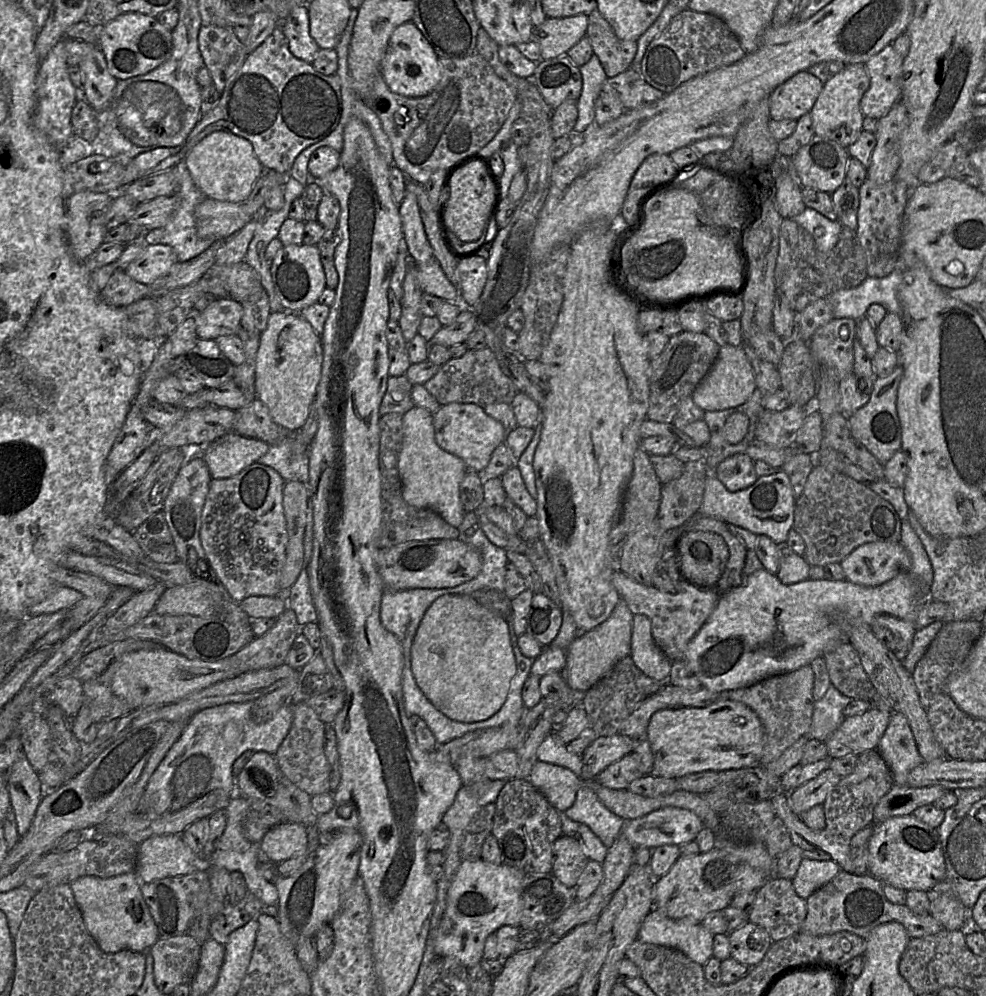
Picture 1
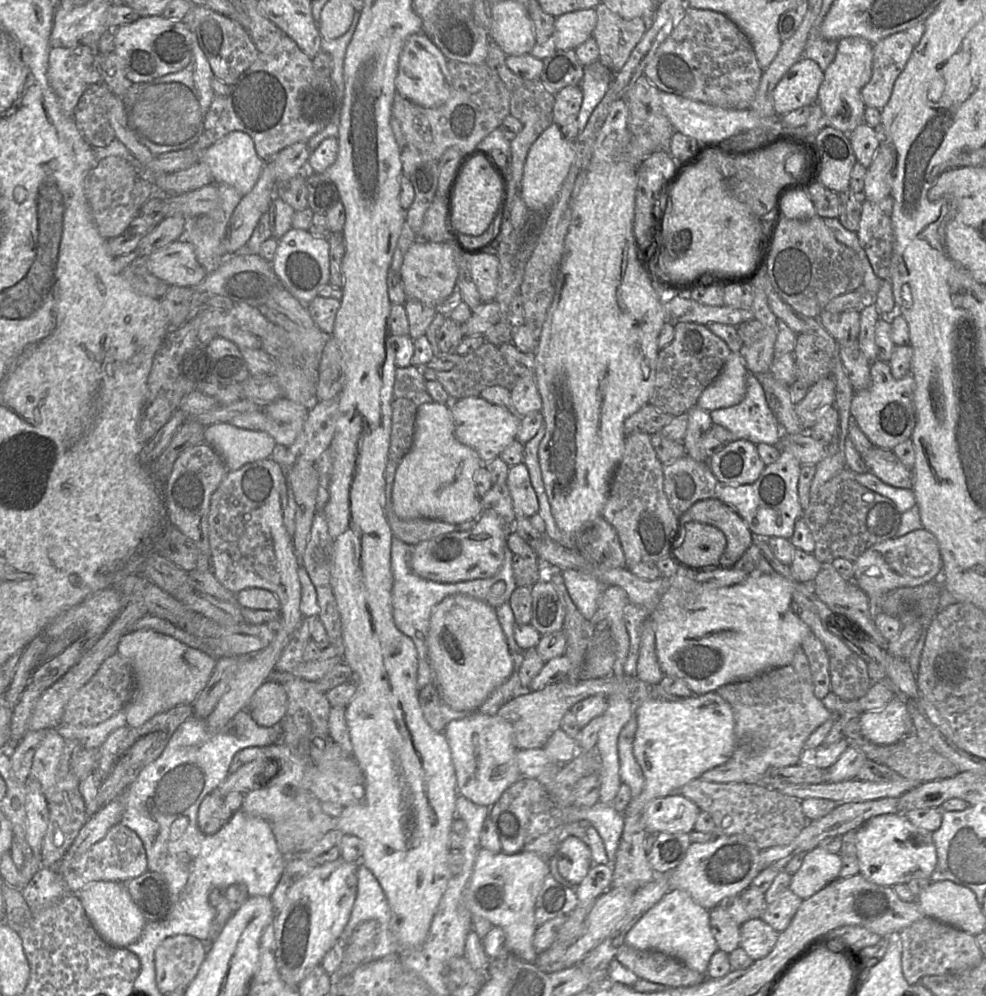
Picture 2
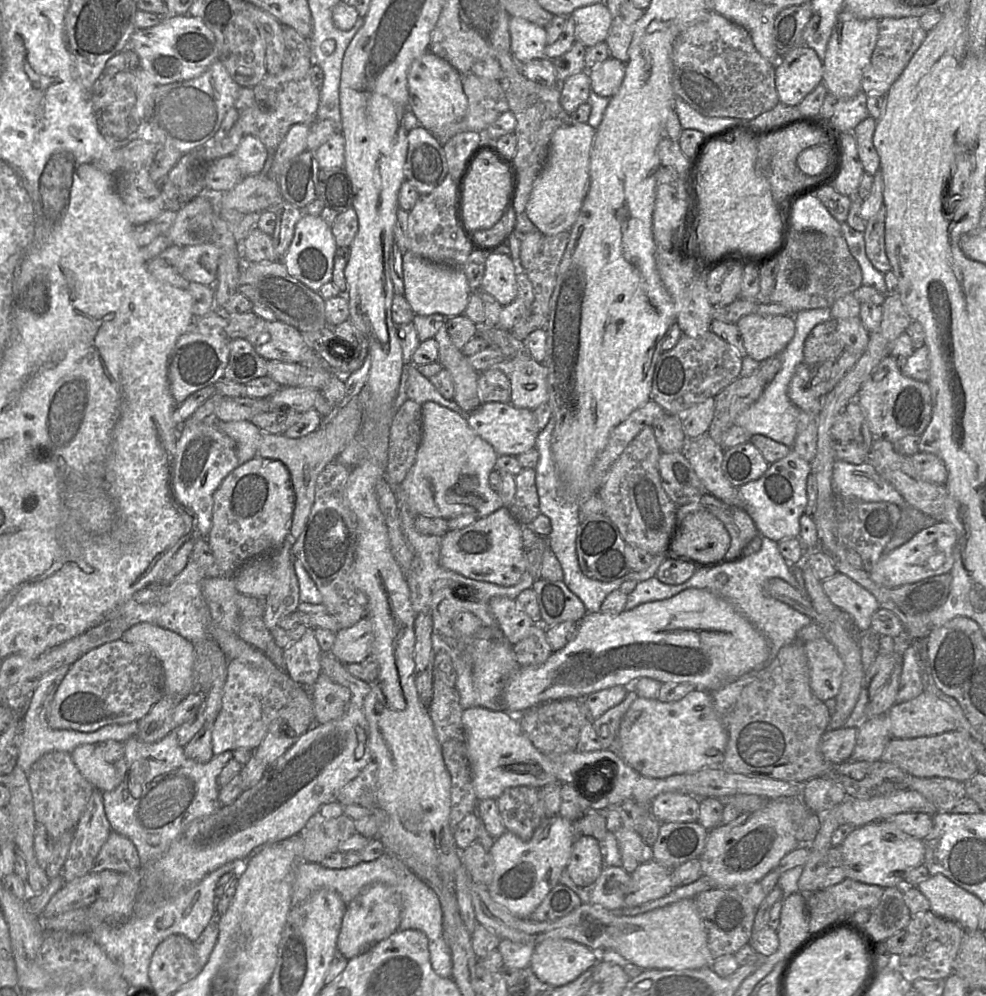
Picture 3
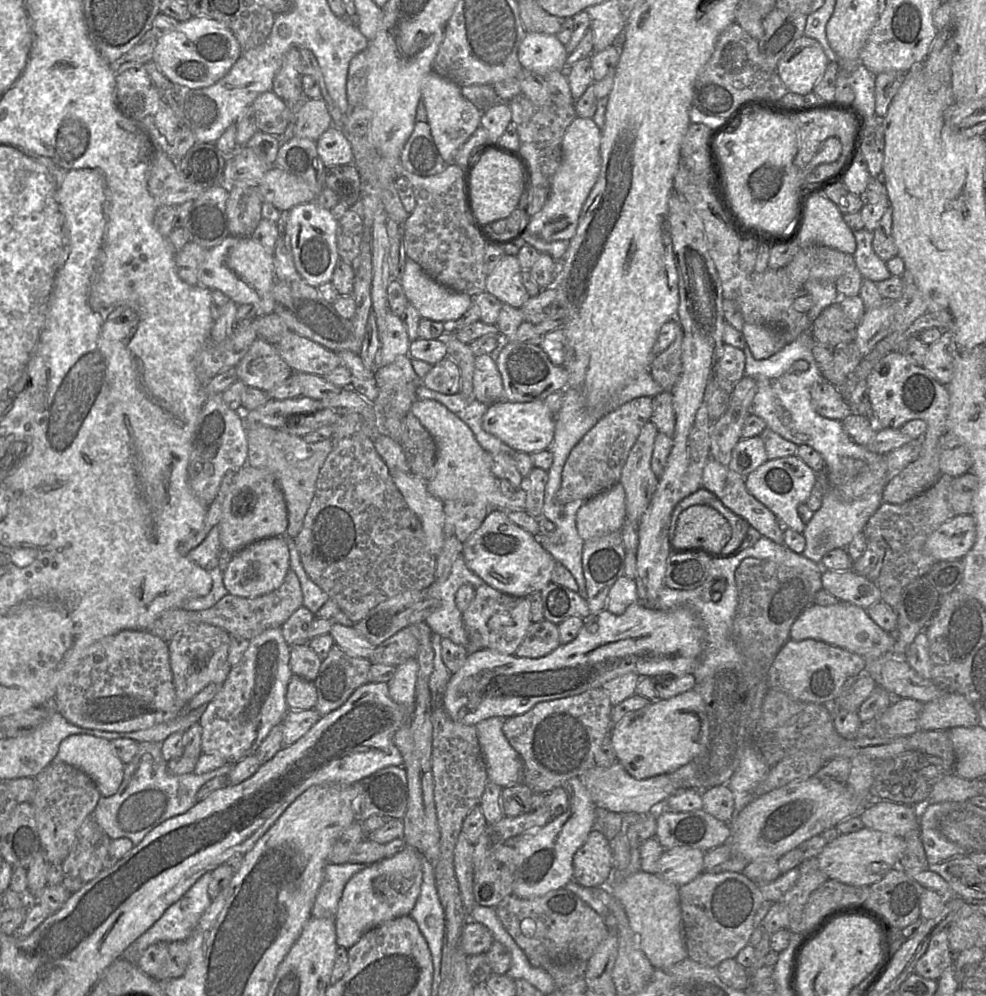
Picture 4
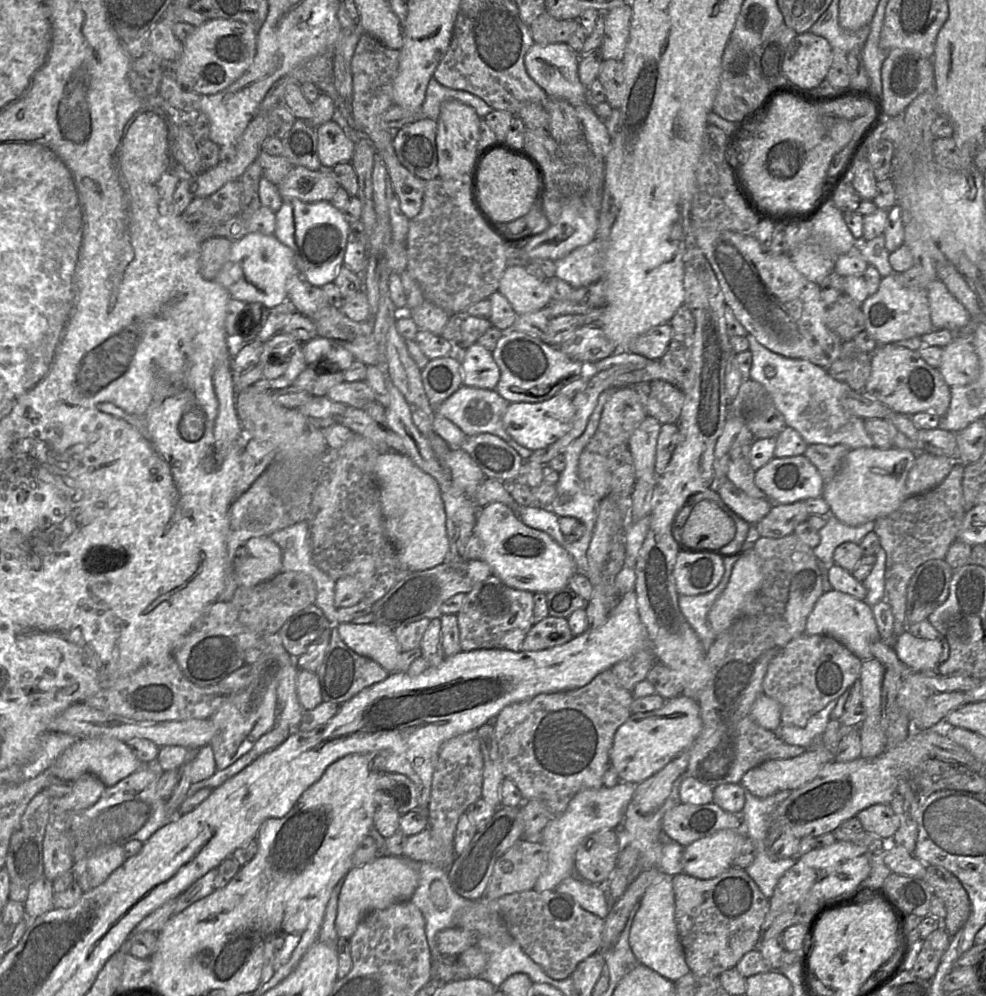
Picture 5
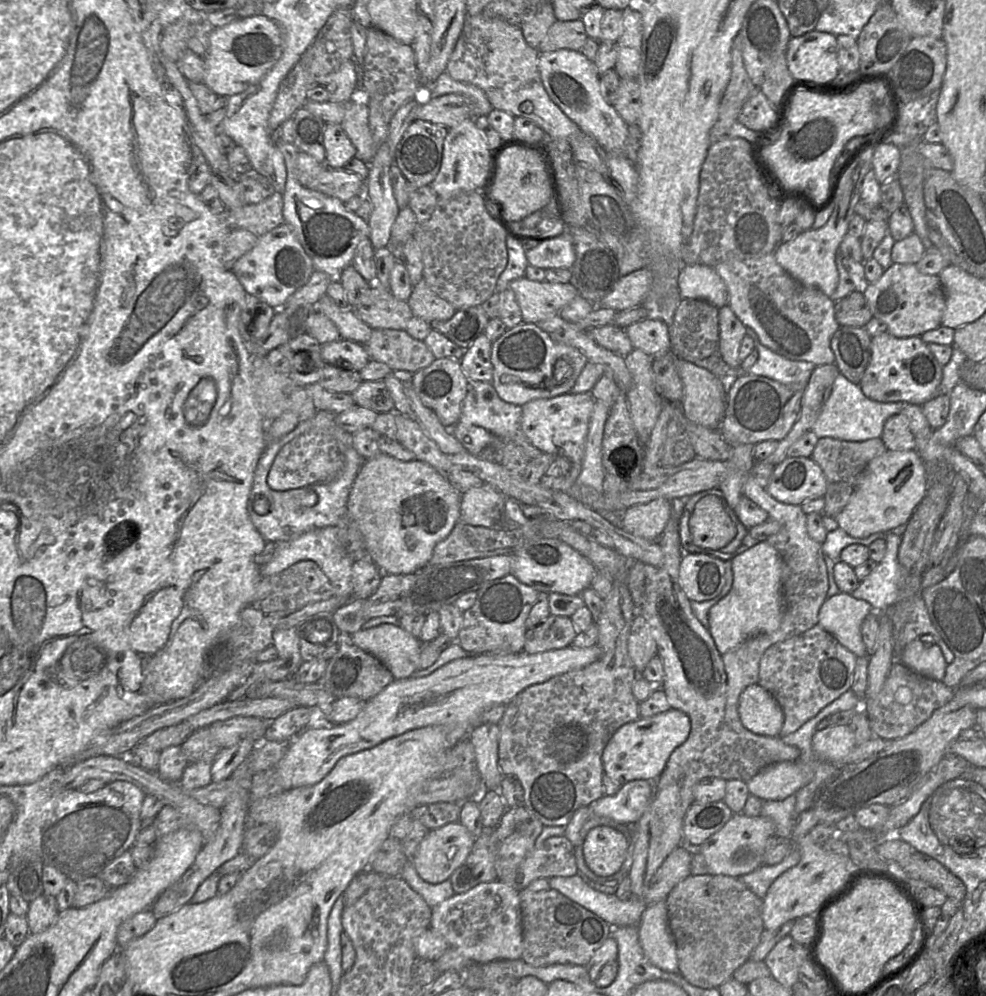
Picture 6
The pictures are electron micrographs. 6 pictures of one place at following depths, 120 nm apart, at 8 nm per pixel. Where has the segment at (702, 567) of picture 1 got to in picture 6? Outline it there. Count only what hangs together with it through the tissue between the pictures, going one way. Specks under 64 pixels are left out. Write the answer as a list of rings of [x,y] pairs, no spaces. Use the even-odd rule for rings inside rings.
[[[716,495],[703,496],[695,504],[689,520],[693,543],[703,549],[719,551],[735,537],[735,526]]]

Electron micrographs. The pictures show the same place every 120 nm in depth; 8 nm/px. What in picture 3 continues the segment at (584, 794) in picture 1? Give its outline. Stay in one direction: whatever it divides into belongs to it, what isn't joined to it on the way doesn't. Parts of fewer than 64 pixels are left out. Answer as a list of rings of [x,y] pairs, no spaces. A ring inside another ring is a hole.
[[[622,826],[613,834],[617,839],[621,855],[621,867],[627,872],[632,873],[639,865],[652,860],[651,846],[647,845],[635,831]]]

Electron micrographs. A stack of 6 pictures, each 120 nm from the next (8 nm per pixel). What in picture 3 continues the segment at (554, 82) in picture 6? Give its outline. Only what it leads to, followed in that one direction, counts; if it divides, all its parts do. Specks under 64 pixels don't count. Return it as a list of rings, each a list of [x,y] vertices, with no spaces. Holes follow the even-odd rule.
[[[521,17],[509,19],[510,49],[522,63],[545,57],[546,31]]]

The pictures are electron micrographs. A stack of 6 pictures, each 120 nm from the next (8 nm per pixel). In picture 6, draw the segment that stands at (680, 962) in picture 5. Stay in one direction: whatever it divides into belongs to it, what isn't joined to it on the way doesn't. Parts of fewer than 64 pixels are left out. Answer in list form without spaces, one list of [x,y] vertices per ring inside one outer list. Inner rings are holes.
[[[665,900],[648,905],[638,925],[639,943],[656,967],[671,973],[679,972],[676,944],[668,921]]]

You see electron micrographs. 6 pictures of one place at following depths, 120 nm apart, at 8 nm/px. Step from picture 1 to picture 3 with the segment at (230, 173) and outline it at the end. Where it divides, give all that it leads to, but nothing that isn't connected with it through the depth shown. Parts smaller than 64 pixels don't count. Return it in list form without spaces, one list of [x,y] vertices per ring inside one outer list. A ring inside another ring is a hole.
[[[245,135],[236,152],[238,167],[244,177],[262,172],[269,158],[269,151],[264,144],[253,135]]]

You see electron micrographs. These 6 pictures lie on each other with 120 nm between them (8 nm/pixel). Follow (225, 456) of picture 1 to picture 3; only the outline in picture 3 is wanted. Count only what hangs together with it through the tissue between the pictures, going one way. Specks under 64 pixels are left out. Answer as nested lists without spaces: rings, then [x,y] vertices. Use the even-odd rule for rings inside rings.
[[[217,420],[218,427],[236,444],[236,454],[241,464],[257,455],[264,432],[250,421],[223,422]]]

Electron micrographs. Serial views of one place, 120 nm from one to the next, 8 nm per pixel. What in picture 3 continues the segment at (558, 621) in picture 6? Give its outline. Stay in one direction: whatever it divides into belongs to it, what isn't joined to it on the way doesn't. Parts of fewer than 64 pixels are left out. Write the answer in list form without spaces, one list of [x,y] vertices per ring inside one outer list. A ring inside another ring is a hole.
[[[534,624],[528,635],[514,645],[513,651],[521,667],[540,666],[553,653],[546,638],[546,627]]]

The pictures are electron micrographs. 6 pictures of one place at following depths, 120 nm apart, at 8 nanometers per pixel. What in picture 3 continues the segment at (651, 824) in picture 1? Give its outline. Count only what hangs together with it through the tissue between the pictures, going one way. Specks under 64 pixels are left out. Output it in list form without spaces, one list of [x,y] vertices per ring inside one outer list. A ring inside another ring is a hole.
[[[665,792],[656,796],[650,809],[653,816],[663,822],[696,822],[698,820],[699,798],[678,792]]]

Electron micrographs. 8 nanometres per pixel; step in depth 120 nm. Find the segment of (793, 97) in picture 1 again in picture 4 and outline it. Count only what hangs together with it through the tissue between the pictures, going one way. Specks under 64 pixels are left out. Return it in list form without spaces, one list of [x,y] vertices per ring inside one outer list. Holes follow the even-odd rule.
[[[803,35],[781,58],[777,73],[789,92],[806,95],[813,92],[828,64],[820,43]]]

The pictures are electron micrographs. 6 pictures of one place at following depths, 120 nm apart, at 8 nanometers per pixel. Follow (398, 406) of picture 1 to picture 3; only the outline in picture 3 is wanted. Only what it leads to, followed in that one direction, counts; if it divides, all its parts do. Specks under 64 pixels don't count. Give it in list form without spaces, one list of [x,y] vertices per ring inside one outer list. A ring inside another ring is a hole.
[[[410,364],[404,367],[408,371],[406,393],[409,399],[422,405],[427,401],[433,401],[459,413],[465,419],[470,415],[464,411],[454,400],[445,399],[436,388],[430,383],[427,377],[423,376],[417,369],[417,365]]]

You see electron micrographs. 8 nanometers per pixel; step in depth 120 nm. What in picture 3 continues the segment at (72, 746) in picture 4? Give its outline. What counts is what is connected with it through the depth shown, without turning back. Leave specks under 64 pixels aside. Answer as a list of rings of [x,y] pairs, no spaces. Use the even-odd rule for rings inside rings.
[[[94,744],[80,745],[70,754],[81,775],[94,788],[105,792],[119,785],[119,774],[114,764],[105,761]]]

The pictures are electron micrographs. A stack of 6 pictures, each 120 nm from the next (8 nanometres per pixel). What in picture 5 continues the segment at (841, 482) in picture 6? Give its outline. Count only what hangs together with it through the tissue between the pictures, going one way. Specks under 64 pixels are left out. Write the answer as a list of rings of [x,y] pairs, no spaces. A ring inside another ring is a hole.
[[[810,444],[804,456],[816,467],[824,482],[829,482],[839,471],[851,449],[845,445]]]

